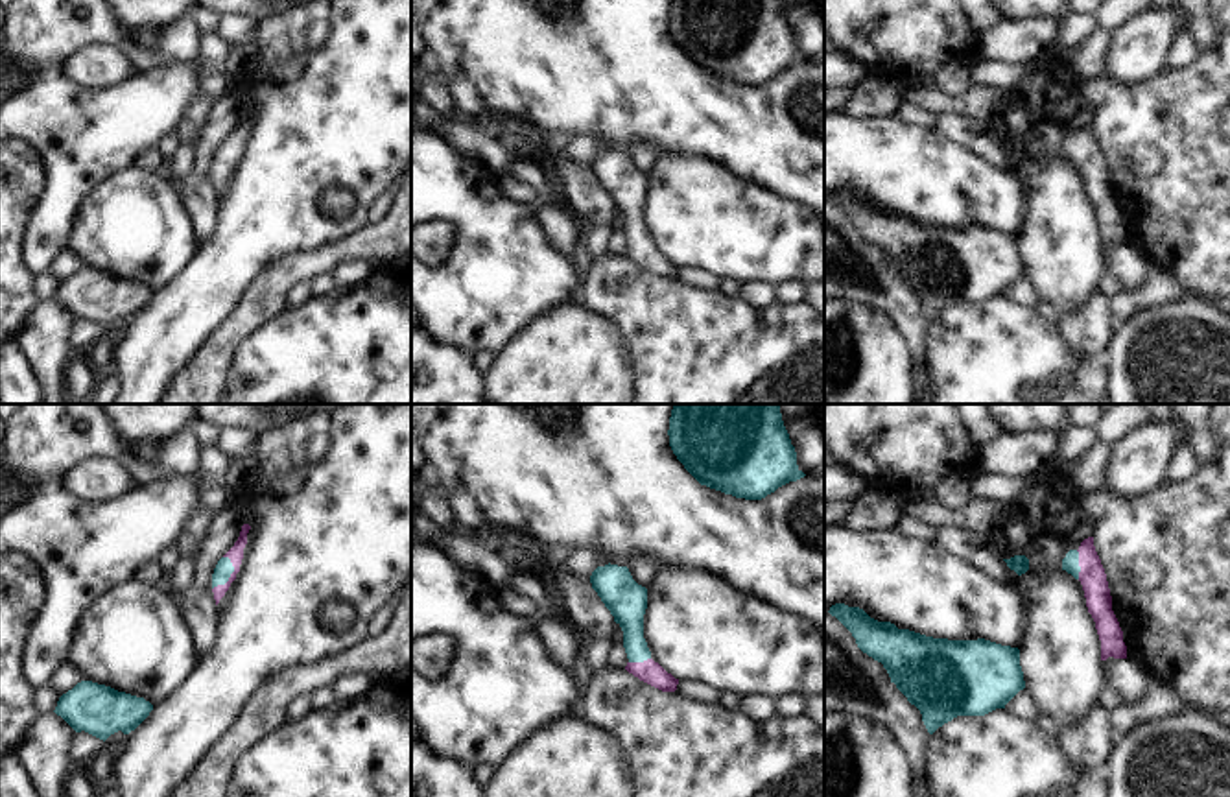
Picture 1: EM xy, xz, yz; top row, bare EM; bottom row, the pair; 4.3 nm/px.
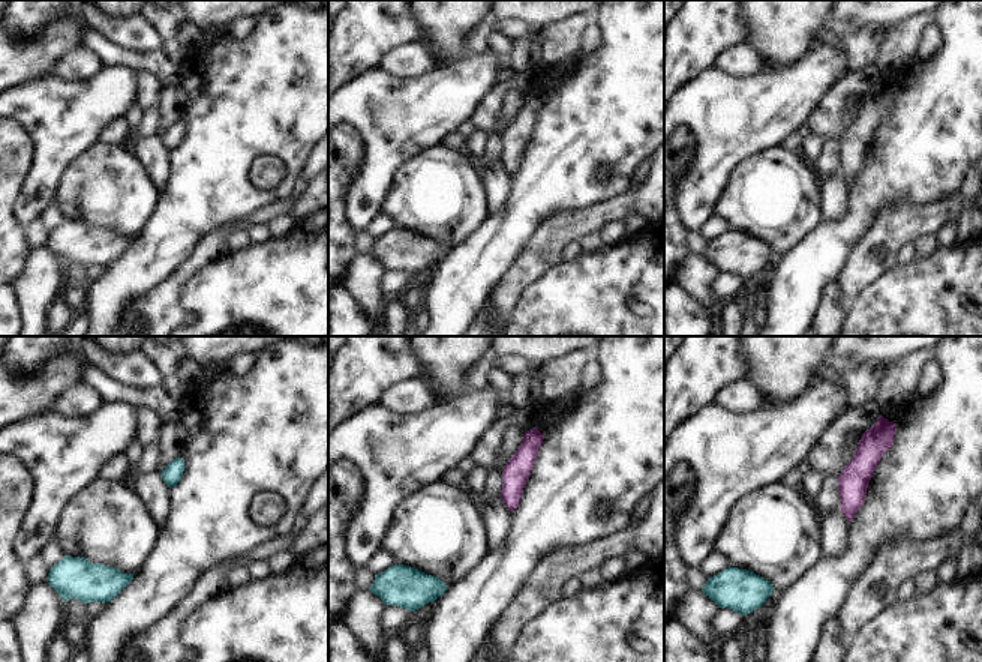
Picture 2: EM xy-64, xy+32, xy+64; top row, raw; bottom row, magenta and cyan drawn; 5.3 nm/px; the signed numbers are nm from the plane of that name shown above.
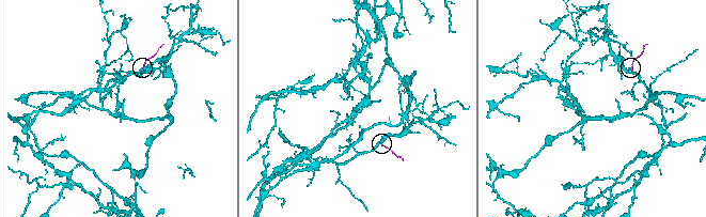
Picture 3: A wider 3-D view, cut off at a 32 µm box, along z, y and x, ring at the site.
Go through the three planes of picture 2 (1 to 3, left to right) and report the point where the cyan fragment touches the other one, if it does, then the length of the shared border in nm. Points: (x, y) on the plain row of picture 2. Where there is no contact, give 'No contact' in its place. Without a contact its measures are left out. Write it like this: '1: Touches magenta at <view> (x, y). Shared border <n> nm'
1: No contact
2: No contact
3: No contact.

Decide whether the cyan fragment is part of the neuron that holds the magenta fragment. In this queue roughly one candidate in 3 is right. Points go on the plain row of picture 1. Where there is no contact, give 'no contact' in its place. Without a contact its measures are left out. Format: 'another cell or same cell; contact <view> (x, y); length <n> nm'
same cell; contact xy (231, 163); length 170 nm

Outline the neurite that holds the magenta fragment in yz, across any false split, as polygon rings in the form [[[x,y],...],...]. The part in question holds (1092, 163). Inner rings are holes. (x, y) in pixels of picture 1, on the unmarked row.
[[[1094,124],[1081,129],[1077,137],[1070,137],[1062,146],[1062,157],[1081,168],[1088,199],[1095,208],[1101,227],[1101,247],[1108,244],[1127,245],[1123,218],[1112,197],[1112,183],[1105,155],[1094,133]]]

